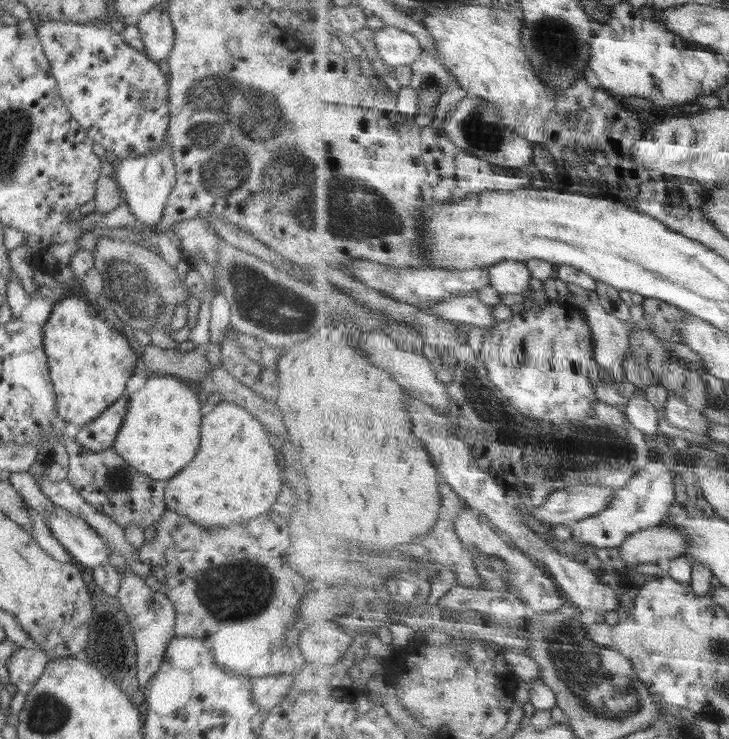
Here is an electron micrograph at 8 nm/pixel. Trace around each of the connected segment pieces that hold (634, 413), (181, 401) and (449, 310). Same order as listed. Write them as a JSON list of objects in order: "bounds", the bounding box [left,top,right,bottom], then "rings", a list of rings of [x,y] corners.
[{"bounds":[626,394,662,436],"rings":[[[644,394],[632,396],[626,413],[631,424],[644,435],[658,436],[662,433],[660,431],[661,413]]]},{"bounds":[112,373,202,482],"rings":[[[152,373],[146,379],[141,389],[128,391],[128,410],[112,447],[129,466],[154,480],[166,482],[177,475],[198,450],[202,404],[199,394],[186,385],[182,375]]]},{"bounds":[431,294,499,329],"rings":[[[478,294],[454,296],[434,304],[431,308],[436,317],[453,323],[467,323],[483,329],[492,328],[499,323],[492,316],[493,307],[483,302]]]}]

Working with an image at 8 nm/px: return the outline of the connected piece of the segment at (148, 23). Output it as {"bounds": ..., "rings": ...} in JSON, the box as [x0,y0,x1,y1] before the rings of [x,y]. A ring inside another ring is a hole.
{"bounds":[137,5,174,63],"rings":[[[165,5],[155,6],[141,14],[137,27],[143,39],[145,53],[156,63],[166,61],[174,44],[174,29]]]}

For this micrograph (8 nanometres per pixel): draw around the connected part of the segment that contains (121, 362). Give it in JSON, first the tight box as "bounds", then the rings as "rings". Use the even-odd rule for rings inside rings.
{"bounds":[43,294,137,430],"rings":[[[67,294],[52,308],[50,318],[43,326],[44,351],[56,397],[56,413],[72,430],[80,429],[102,415],[108,406],[128,391],[126,382],[134,374],[137,356],[126,322],[119,320],[109,303],[104,304],[100,316],[104,320],[82,296]]]}

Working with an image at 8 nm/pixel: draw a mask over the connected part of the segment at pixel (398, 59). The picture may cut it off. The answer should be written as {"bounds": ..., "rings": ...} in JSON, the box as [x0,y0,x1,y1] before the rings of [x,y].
{"bounds":[375,26,426,66],"rings":[[[384,26],[375,34],[381,57],[392,66],[412,66],[426,52],[415,34],[397,26]]]}

